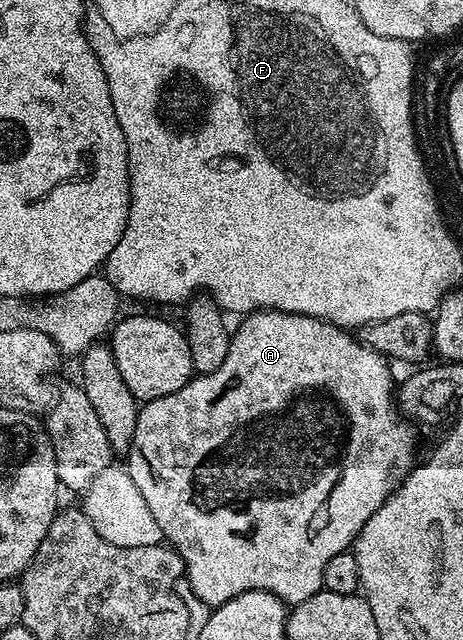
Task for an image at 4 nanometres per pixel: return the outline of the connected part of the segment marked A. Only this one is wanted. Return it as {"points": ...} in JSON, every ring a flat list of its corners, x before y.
{"points":[[259,309,257,311,251,311,245,314,239,321,242,322,239,323,238,330,235,328,230,338,228,355,224,355,224,363,220,367,216,367,216,371,197,374,191,377,188,384,180,387,180,391,172,391,172,395,164,395,155,401,147,401,139,408,133,447,133,452,135,454,138,453,138,457,131,456,129,458,129,461,131,461,130,465,128,464,128,472,132,483,136,483,136,487,140,487,140,495,144,495,144,503,148,503,148,511,152,511,156,523,160,523,160,531,162,532,163,538,173,548,177,549,178,554,181,555,184,566,184,581,190,584,191,591,204,604,210,605,209,607,217,607,228,603,233,597,239,597,242,593,247,593,253,589,263,589,265,593,275,593,283,603,293,607,299,605,304,599,308,599,312,595,322,592,324,588,322,584,324,567,328,563,328,559,332,559,332,555,340,555,341,553,347,552,353,546,360,535,360,531,364,527,364,523,368,523,368,519,372,519,372,515,376,515,376,511,380,511,382,504,389,500,391,494,397,490,406,475,414,468,416,464,414,448,418,445,418,433,413,429,415,426,396,408,396,397,392,392,392,385,390,389,391,362,383,354,368,348,355,334,353,337,350,334,353,332,347,331,343,326,333,325,331,321,322,321,318,317,305,317,302,313,285,313,279,309]]}

